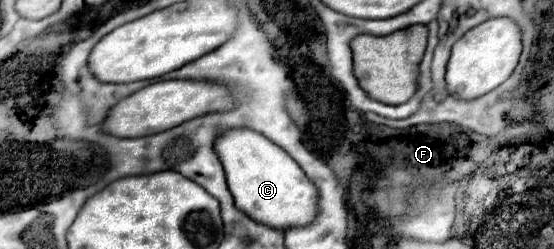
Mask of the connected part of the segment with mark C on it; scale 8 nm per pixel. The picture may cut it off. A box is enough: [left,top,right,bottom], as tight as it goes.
[215,130,319,230]

